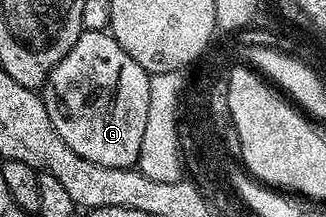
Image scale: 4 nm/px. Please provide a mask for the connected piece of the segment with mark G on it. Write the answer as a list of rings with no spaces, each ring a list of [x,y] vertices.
[[[83,31],[82,36],[52,69],[40,94],[48,109],[48,117],[60,137],[80,157],[105,167],[133,168],[138,162],[140,141],[144,141],[144,125],[148,125],[148,97],[151,72],[145,71],[106,31]]]

